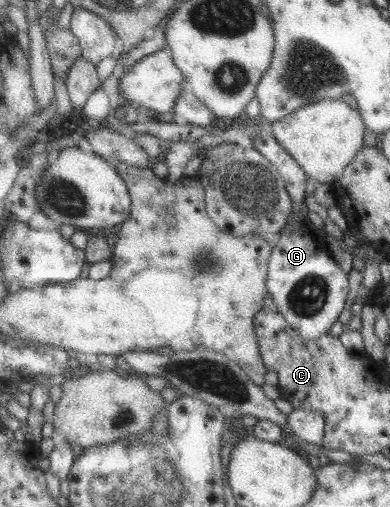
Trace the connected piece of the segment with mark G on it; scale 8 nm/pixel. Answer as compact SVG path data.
M287 223L281 227L279 238L271 246L267 263L266 291L271 296L275 309L303 340L317 340L337 320L347 302L347 274L337 265L322 241L315 234L307 234L303 229L292 229Z

